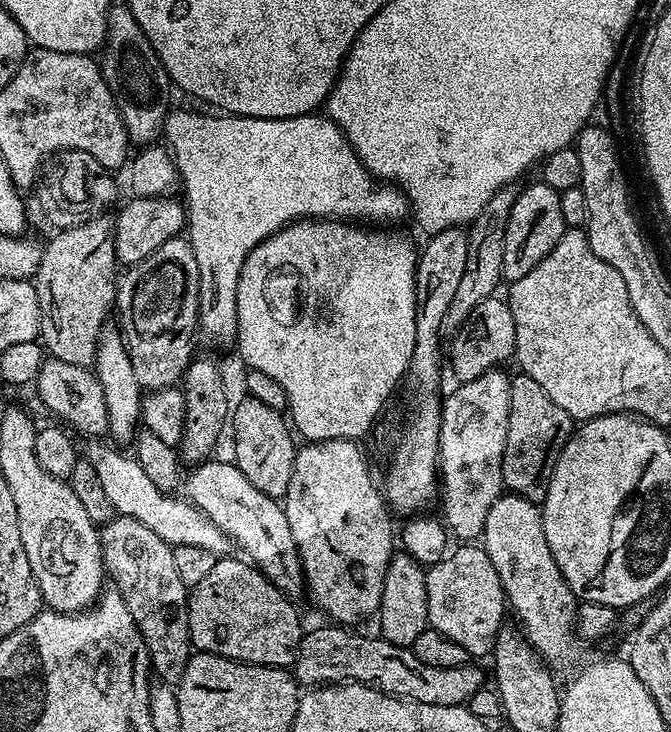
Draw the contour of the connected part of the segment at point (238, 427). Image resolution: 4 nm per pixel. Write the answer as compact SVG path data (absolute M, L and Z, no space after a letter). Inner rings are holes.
M253 396L243 399L238 401L237 404L235 401L234 407L230 412L232 452L236 455L234 463L238 470L242 470L242 474L246 474L246 478L250 478L250 486L262 490L262 494L266 494L267 496L282 498L290 486L290 474L294 470L294 458L296 457L298 447L297 441L292 441L292 436L294 437L293 429L286 419L285 413L278 410L270 410L270 406L258 402L258 398L254 398Z

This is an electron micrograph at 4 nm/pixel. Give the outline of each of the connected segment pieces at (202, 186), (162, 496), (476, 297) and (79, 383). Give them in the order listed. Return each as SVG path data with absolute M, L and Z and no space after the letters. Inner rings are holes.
M169 111L164 120L162 129L162 140L166 145L172 161L176 164L179 183L184 183L184 196L182 203L186 209L186 239L194 250L194 258L198 262L198 278L200 279L200 318L198 321L198 332L208 340L235 341L236 319L236 295L238 294L238 278L242 274L242 262L266 238L274 235L278 229L292 224L296 220L307 220L309 218L331 218L345 222L371 222L376 226L392 226L395 220L400 220L404 215L409 215L410 201L403 192L394 184L381 182L371 176L366 166L358 158L358 154L352 149L352 143L348 141L344 131L329 120L324 114L309 114L307 116L295 116L294 118L254 118L253 116L234 116L231 114L212 114L216 116L203 116L200 112L176 112Z
M88 442L83 445L82 452L93 463L95 473L102 482L103 492L112 503L115 511L122 516L137 519L149 530L164 539L171 546L202 546L202 550L210 550L217 558L223 557L230 541L222 529L214 526L206 514L196 508L187 499L171 492L158 490L154 482L150 482L146 470L131 455L123 456L117 447L107 448L104 442Z
M509 186L503 188L486 206L482 206L482 214L478 214L467 229L468 253L466 254L466 274L462 274L462 283L454 293L454 302L450 302L450 310L446 318L442 318L441 333L451 338L456 331L470 318L470 310L478 306L478 302L486 302L496 291L496 287L502 284L504 271L502 270L502 250L504 249L504 235L506 234L506 222L510 210L516 201L517 189Z
M53 358L43 361L40 373L35 378L34 389L40 395L40 400L63 422L73 433L81 432L84 438L104 438L109 435L108 415L106 414L106 394L102 394L102 386L98 382L95 371L91 367L75 365L71 362L64 362Z

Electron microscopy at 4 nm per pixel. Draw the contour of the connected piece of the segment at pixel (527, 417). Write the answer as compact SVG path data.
M523 374L513 375L510 379L510 414L506 430L506 450L502 454L502 478L505 489L511 495L526 498L531 504L543 505L550 486L550 478L554 474L554 466L573 431L572 416L566 414L566 410L562 410L562 406L558 406L554 398L550 398L550 394L546 394L546 390L542 390L542 386L534 382L534 378Z

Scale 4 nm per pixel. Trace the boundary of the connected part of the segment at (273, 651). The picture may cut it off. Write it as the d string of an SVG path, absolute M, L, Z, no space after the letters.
M229 558L217 559L214 570L210 570L210 574L206 574L206 578L202 578L202 582L198 582L196 588L191 589L188 598L188 618L189 618L189 638L193 649L209 652L215 656L225 656L231 660L241 660L243 664L267 664L269 668L288 668L296 663L296 652L300 649L300 641L302 639L302 627L300 628L300 616L296 613L296 608L291 599L279 592L271 584L260 569L253 566L247 559L239 558L240 560L228 560Z

